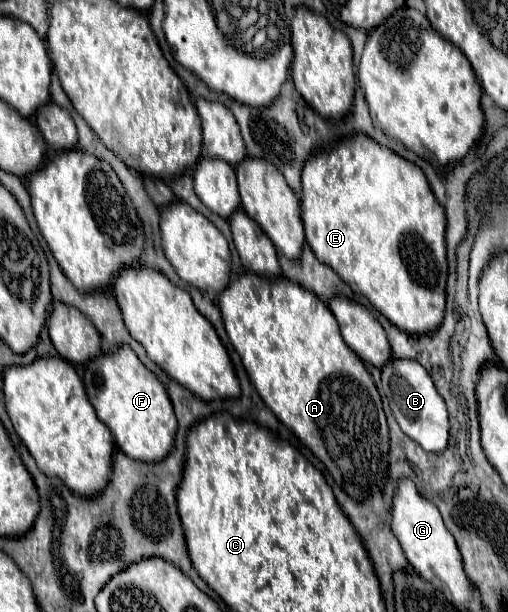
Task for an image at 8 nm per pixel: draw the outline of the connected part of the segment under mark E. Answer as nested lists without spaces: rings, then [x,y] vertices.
[[[355,135],[341,141],[329,155],[321,153],[309,157],[301,183],[305,239],[313,253],[317,253],[317,259],[329,265],[353,289],[353,293],[365,295],[397,329],[409,335],[435,331],[445,315],[445,211],[437,203],[423,171],[391,149],[383,149],[371,137]]]

